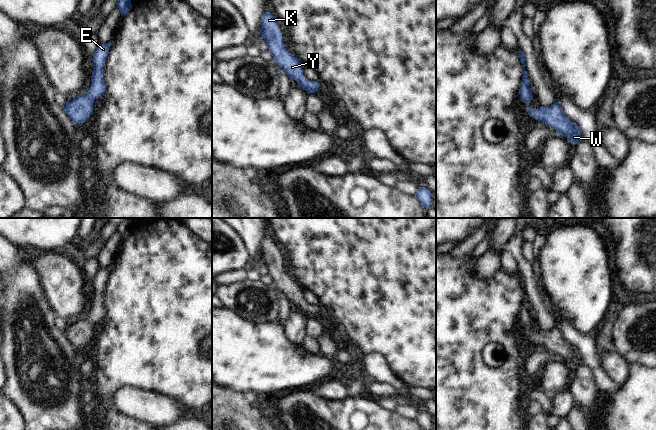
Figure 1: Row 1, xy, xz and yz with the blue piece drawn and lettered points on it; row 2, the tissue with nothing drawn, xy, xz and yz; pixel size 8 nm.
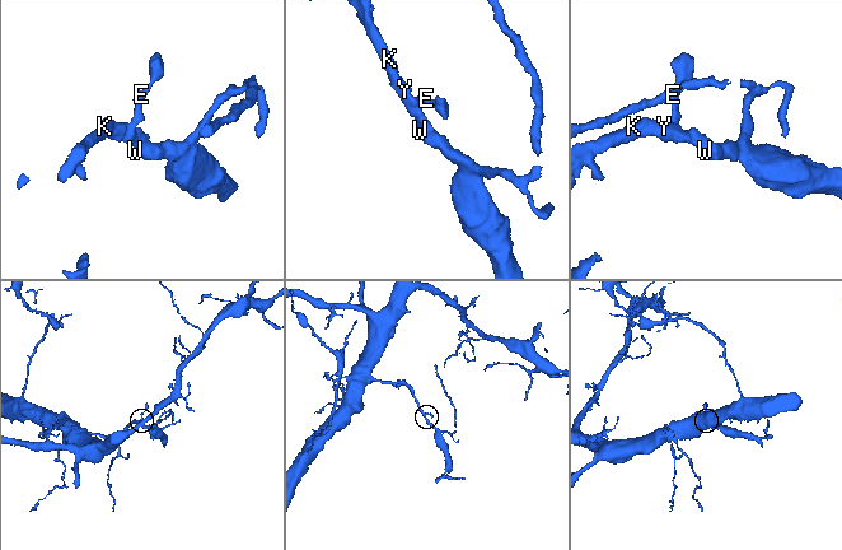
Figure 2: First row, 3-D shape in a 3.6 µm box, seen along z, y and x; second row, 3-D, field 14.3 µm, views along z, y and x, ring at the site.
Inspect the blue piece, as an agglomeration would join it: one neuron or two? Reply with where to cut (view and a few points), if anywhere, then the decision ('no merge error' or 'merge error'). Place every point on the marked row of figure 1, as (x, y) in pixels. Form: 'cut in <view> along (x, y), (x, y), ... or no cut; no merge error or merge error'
no cut; no merge error

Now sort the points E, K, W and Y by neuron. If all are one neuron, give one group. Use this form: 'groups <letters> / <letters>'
groups E K W Y

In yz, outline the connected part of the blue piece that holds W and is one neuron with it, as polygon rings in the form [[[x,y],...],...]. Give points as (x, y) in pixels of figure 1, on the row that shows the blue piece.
[[[558,102],[549,107],[542,106],[538,109],[528,107],[526,111],[535,120],[554,127],[561,136],[567,138],[573,145],[582,141],[582,132],[579,126],[565,116]]]

